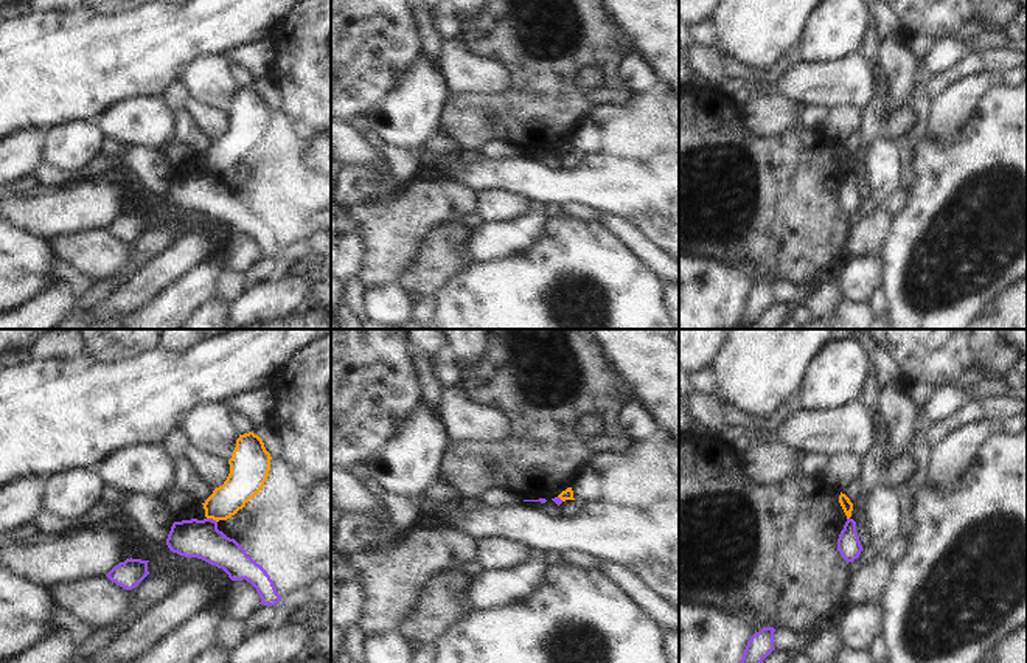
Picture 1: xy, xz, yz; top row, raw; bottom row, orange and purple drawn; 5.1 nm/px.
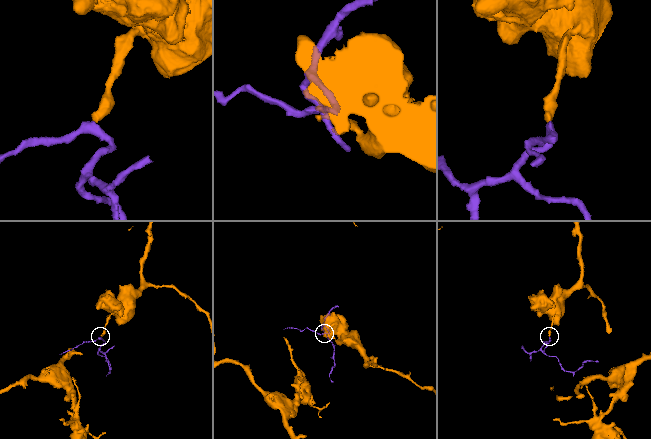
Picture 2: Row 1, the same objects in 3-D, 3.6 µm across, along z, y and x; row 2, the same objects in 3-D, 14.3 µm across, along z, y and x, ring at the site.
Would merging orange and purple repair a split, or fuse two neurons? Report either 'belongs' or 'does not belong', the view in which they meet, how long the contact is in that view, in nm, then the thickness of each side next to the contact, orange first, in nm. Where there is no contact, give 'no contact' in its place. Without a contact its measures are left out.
does not belong | xy | 60 nm | 180/200 nm

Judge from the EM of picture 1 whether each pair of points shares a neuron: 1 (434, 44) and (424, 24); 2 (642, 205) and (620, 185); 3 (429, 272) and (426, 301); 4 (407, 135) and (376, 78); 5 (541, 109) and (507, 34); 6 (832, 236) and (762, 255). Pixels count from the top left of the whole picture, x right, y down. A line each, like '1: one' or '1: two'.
1: one
2: one
3: two
4: two
5: one
6: one

